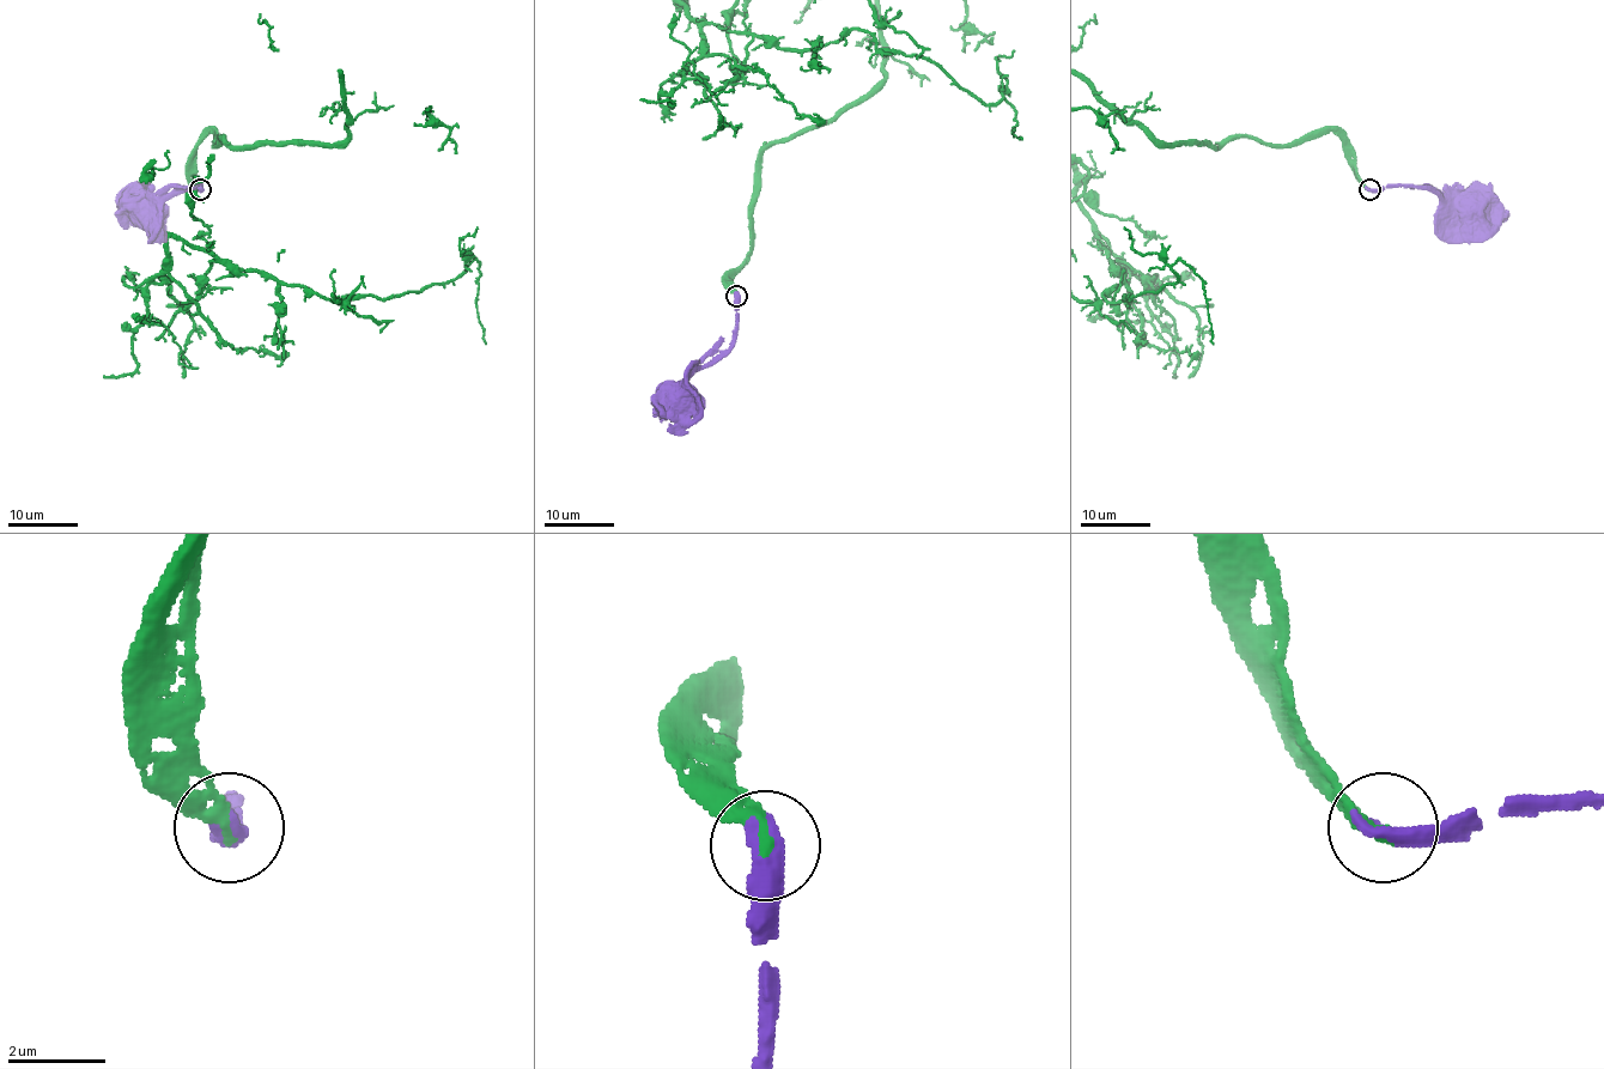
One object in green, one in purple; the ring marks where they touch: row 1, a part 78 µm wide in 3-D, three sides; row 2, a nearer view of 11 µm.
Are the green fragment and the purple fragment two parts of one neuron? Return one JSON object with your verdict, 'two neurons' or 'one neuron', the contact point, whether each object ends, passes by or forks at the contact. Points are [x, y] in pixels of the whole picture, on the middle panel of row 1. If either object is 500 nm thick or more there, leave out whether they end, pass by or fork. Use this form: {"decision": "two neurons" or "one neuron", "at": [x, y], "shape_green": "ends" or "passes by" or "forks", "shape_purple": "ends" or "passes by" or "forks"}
{"decision": "one neuron", "at": [736, 296], "shape_green": "ends", "shape_purple": "ends"}

